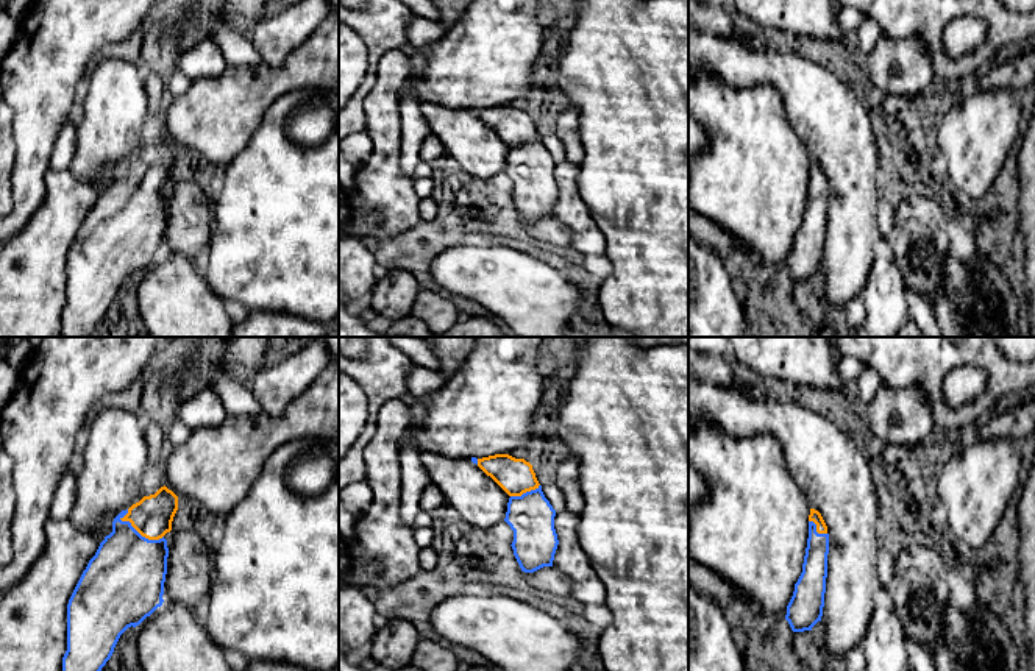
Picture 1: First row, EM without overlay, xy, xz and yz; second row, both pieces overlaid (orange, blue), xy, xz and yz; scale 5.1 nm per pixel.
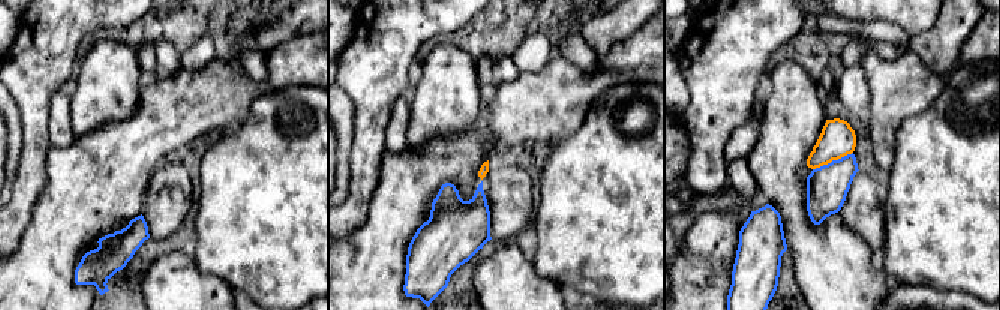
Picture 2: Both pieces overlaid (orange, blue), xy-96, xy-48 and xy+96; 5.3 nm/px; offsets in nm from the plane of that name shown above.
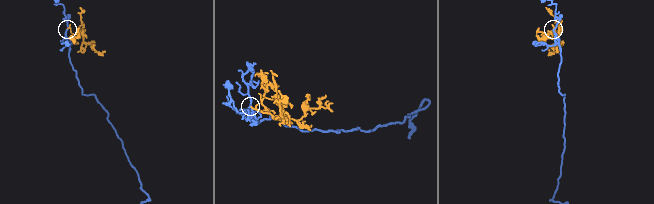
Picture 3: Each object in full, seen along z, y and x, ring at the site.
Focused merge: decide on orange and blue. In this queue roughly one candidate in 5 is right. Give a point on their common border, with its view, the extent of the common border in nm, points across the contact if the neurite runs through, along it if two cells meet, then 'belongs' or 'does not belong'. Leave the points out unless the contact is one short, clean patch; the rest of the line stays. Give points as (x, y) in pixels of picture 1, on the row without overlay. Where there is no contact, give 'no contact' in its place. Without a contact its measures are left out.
meets orange in xy at (141, 184); contact 260 nm long; belongs

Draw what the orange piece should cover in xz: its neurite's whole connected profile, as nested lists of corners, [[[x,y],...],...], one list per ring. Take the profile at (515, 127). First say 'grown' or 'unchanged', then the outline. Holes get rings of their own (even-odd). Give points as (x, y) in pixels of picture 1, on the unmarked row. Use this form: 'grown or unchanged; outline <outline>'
grown; outline [[[509,105],[471,108],[510,148],[504,172],[514,181],[514,206],[525,223],[553,217],[559,195],[556,161],[545,148],[532,115]]]

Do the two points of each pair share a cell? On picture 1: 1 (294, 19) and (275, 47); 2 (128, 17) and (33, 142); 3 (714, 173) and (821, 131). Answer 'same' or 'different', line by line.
1: same
2: same
3: different

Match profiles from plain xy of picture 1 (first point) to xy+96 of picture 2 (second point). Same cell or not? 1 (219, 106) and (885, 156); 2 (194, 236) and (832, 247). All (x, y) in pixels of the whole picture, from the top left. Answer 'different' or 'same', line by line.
1: same
2: different

